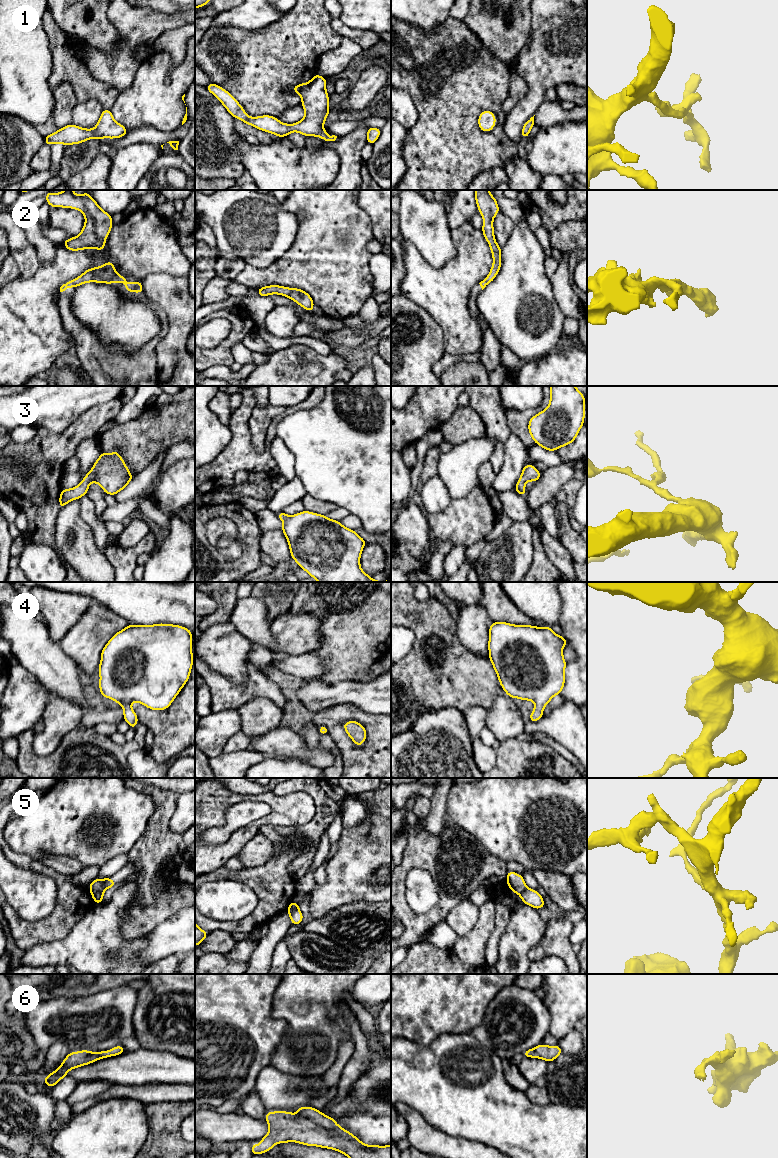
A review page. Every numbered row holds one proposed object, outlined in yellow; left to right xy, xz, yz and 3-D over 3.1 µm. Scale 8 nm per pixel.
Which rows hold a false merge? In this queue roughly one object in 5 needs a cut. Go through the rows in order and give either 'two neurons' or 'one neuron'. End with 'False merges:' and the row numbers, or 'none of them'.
1: one neuron
2: one neuron
3: one neuron
4: one neuron
5: two neurons
6: one neuron
False merges: 5

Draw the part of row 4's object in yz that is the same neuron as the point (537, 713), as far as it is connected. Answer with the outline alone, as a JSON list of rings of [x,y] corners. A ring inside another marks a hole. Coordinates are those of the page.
[[[492,622],[489,628],[489,660],[498,676],[499,683],[505,693],[511,698],[522,701],[531,700],[535,703],[529,716],[531,722],[537,722],[543,717],[544,707],[550,700],[561,693],[565,684],[565,666],[563,647],[569,642],[561,635],[555,634],[551,626],[535,627],[532,625],[513,625],[507,622]]]

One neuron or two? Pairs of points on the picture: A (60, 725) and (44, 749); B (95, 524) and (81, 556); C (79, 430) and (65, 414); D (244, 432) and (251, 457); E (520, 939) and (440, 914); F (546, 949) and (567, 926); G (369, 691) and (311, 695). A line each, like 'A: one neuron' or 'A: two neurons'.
A: one neuron
B: two neurons
C: two neurons
D: one neuron
E: two neurons
F: one neuron
G: one neuron

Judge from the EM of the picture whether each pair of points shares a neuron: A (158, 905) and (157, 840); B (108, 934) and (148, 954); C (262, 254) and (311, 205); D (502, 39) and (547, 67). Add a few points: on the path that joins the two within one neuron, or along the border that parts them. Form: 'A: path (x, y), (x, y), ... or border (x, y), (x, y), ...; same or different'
A: path (158, 889), (158, 880), (154, 876), (157, 856); same
B: border (147, 934), (146, 944), (138, 954), (141, 963); different
C: border (299, 222), (295, 239), (291, 244); different
D: border (531, 29), (524, 46), (511, 66); different

